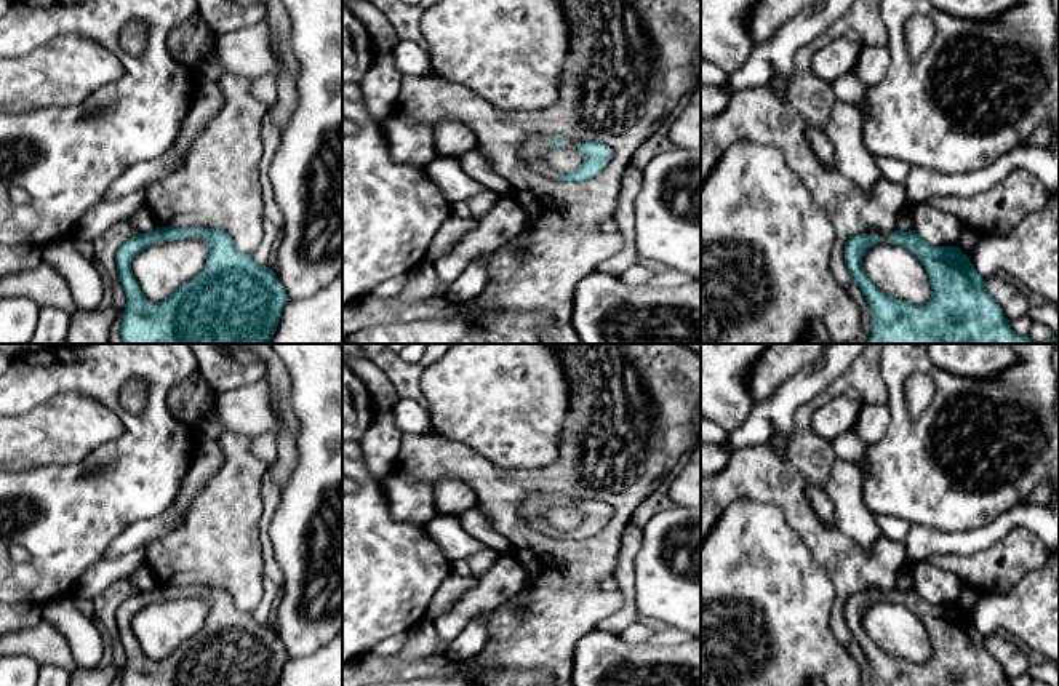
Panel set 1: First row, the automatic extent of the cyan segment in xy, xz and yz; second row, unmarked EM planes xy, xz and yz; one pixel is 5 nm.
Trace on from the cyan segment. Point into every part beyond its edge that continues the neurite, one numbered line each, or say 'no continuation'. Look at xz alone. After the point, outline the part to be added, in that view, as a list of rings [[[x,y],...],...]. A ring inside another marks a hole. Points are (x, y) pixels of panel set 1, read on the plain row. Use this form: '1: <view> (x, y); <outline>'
1: xz (538, 501); [[[542,491],[531,493],[518,509],[522,518],[534,521],[537,512],[550,509],[550,502],[553,501],[555,496],[558,496],[558,493],[542,493]]]

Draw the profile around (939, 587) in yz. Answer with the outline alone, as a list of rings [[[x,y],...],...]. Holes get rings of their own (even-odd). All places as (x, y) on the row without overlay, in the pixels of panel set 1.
[[[926,561],[899,571],[896,577],[896,588],[915,588],[934,604],[957,604],[963,587],[963,582],[955,574],[942,571]]]

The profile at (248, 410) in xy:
[[[264,379],[218,393],[213,414],[194,424],[195,440],[216,441],[227,432],[251,438],[275,435],[283,422],[274,408],[272,389]]]

